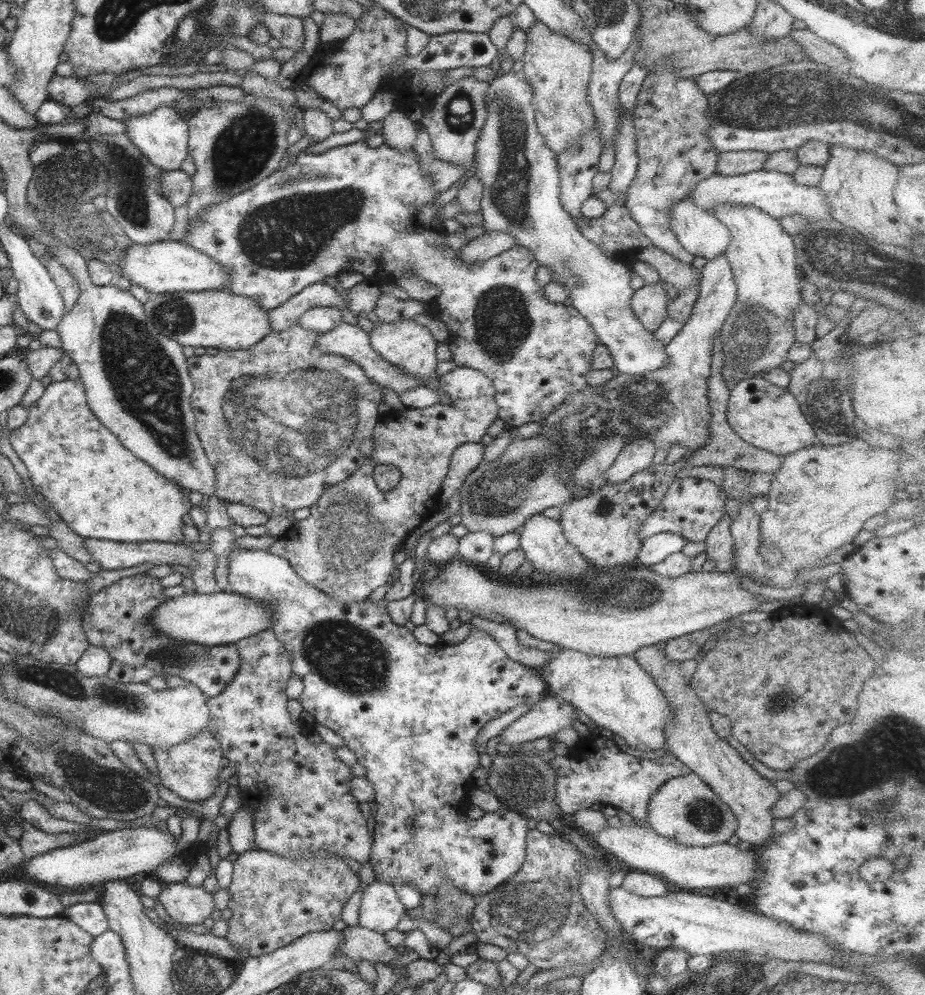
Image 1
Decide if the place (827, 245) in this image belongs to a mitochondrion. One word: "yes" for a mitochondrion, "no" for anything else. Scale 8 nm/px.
yes

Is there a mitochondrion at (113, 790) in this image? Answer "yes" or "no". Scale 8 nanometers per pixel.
yes

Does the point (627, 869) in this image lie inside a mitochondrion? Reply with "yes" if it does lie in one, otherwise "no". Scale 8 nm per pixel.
no

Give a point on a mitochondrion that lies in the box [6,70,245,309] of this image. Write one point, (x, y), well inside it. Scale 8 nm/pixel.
(70, 178)

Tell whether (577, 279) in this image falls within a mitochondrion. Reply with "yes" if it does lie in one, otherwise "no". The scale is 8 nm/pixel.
yes

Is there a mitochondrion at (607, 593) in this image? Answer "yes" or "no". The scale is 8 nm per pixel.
yes

